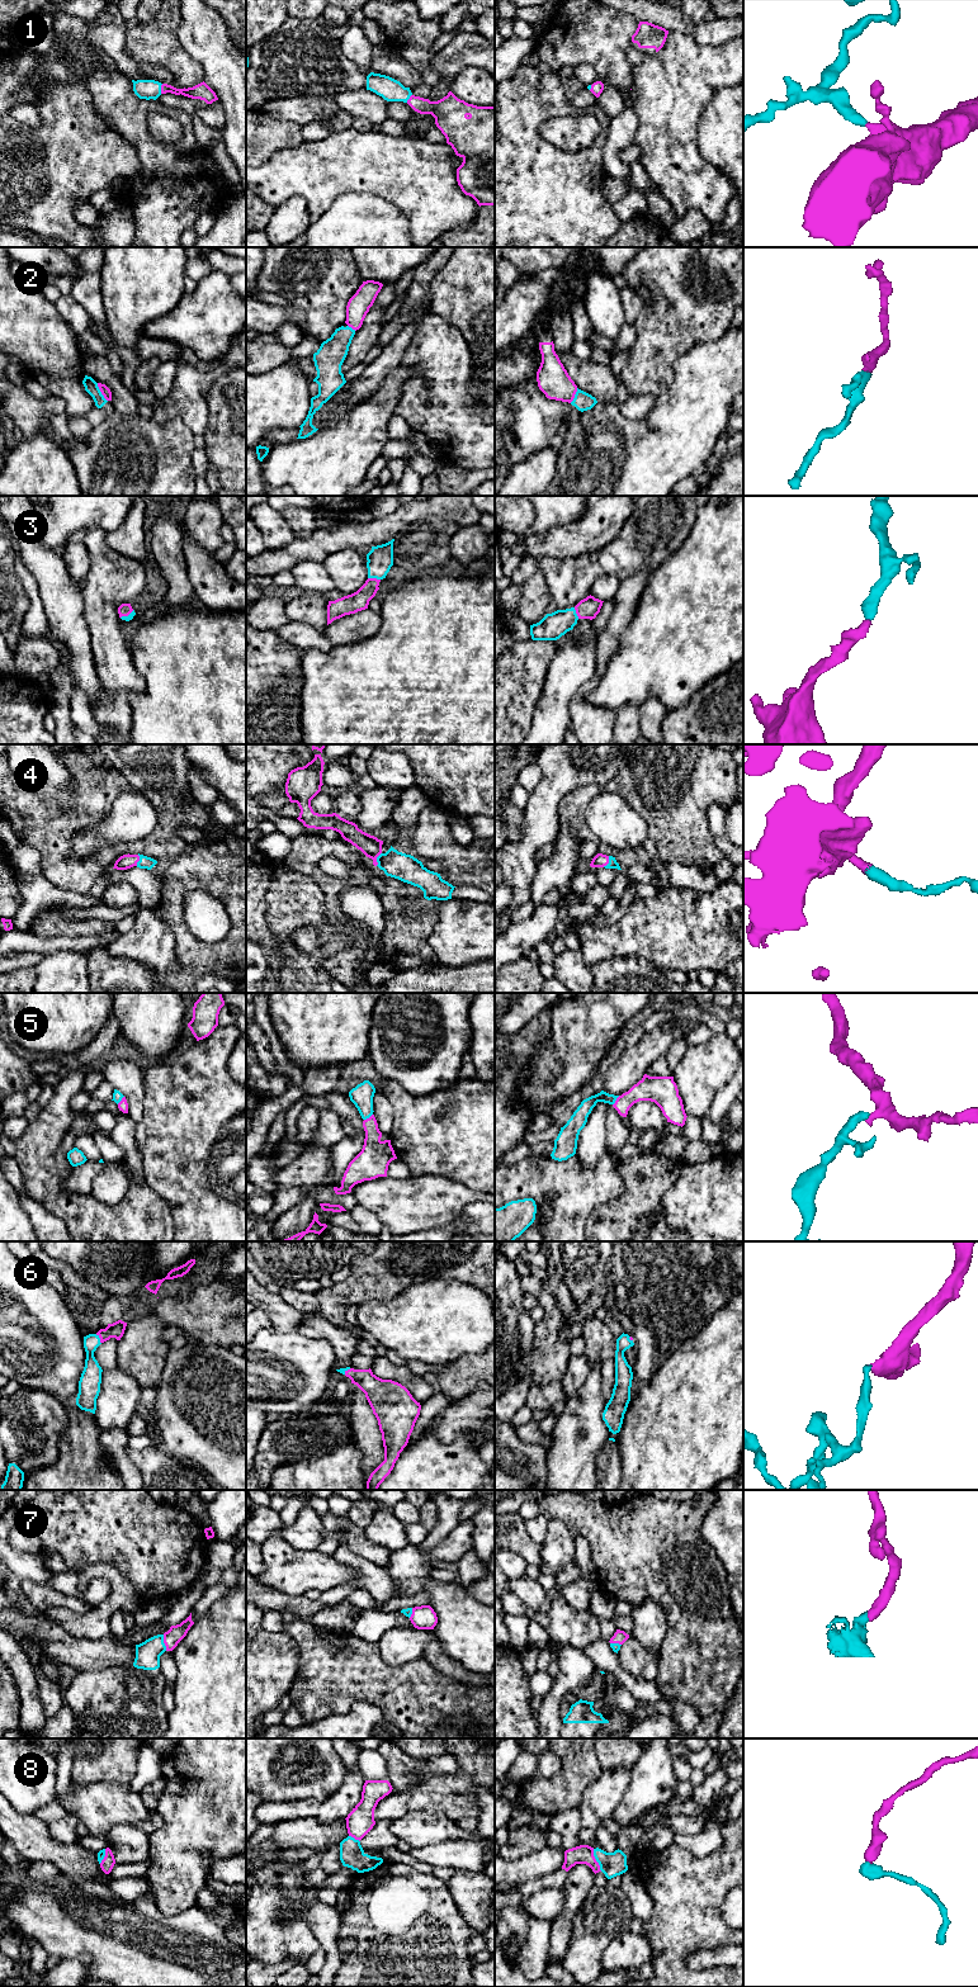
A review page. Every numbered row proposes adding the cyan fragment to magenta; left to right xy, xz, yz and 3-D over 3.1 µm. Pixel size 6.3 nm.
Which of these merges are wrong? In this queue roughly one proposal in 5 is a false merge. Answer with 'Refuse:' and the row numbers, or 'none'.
Refuse: 2

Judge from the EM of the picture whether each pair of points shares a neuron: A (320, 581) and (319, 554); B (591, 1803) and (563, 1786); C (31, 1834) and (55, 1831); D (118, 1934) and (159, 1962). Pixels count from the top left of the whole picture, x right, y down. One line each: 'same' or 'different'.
A: different
B: different
C: different
D: same

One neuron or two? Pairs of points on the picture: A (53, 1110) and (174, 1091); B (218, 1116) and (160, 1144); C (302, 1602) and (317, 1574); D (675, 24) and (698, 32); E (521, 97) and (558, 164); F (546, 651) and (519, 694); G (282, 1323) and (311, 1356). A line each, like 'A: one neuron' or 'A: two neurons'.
A: two neurons
B: one neuron
C: two neurons
D: one neuron
E: one neuron
F: one neuron
G: two neurons

